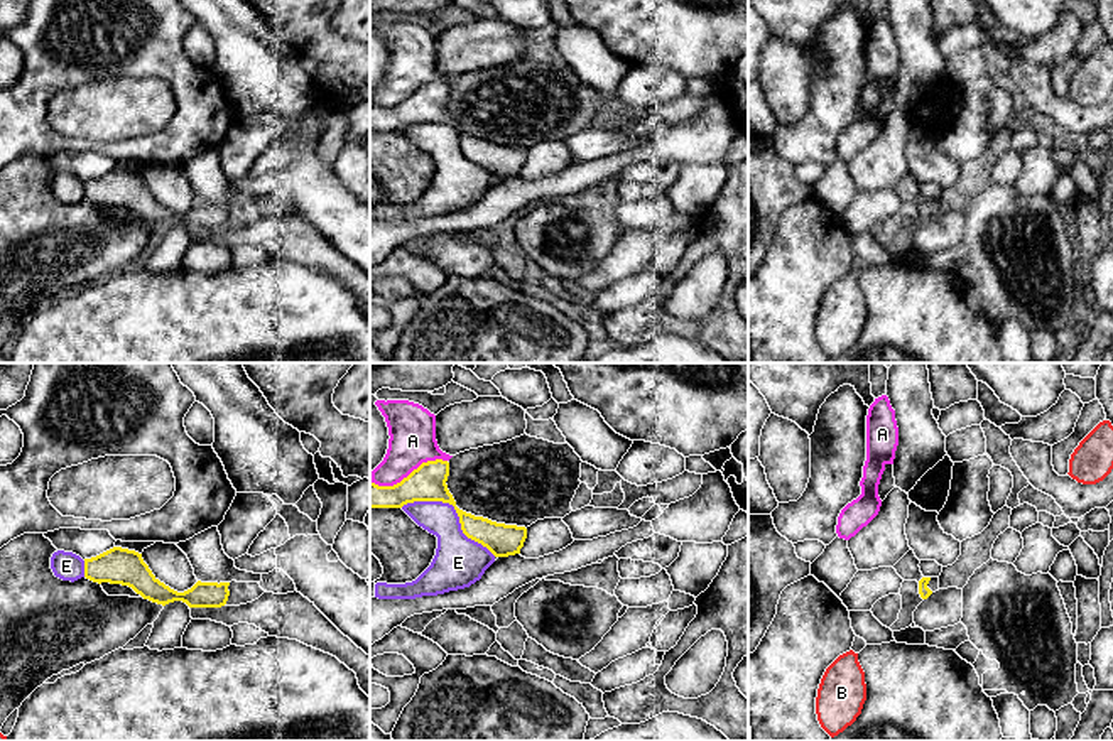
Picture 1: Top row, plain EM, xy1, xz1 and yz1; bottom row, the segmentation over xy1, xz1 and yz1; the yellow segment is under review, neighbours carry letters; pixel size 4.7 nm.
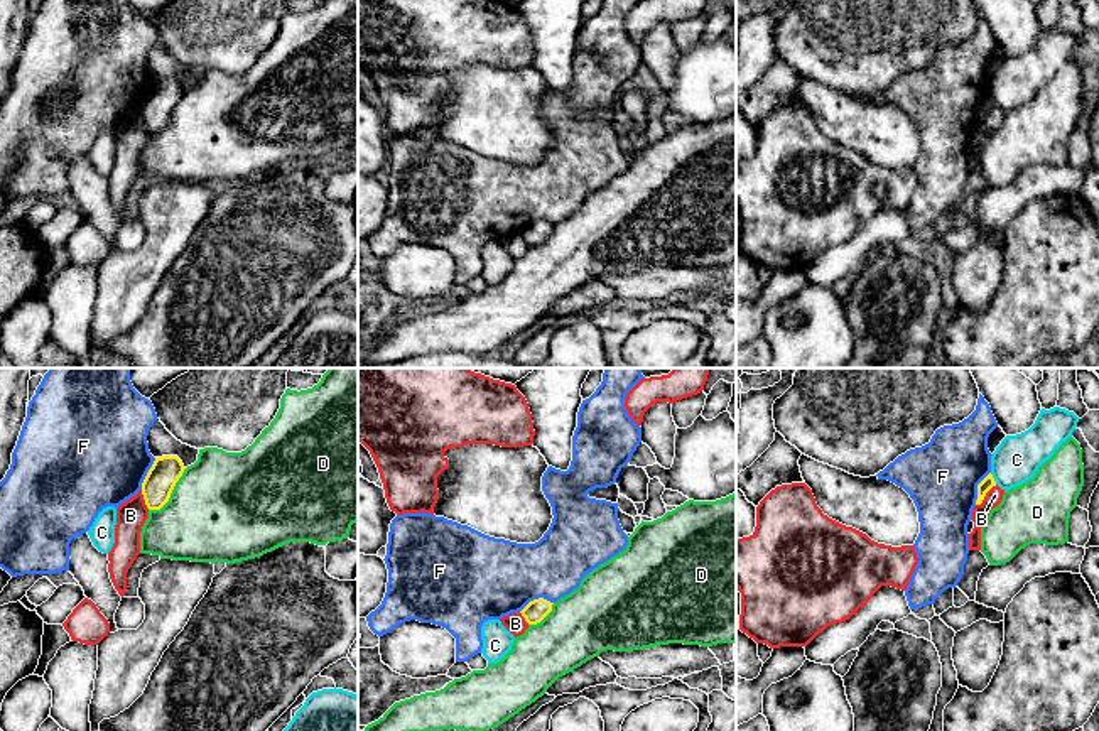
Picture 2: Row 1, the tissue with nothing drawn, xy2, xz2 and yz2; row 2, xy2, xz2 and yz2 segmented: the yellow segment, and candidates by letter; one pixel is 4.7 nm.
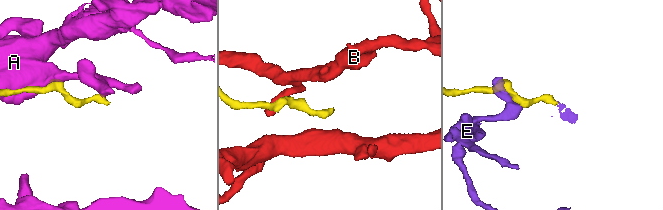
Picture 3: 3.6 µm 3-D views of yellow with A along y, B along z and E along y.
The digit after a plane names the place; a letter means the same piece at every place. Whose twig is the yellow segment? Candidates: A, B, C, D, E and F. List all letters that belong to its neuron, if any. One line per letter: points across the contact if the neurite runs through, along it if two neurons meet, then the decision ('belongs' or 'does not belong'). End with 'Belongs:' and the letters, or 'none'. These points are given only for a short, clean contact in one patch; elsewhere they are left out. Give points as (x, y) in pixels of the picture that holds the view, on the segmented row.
A: does not belong
B: along yz2 (996, 485), (976, 505) | does not belong
C: along yz2 (990, 473), (996, 483) | does not belong
D: does not belong
E: does not belong
F: along xz2 (552, 601), (534, 598), (520, 611) | does not belong
Belongs: none

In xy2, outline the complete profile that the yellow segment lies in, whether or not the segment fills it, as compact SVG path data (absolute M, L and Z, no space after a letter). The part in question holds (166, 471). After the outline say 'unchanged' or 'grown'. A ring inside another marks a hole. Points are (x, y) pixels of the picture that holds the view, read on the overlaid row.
M177 456L155 458L142 483L142 495L149 510L160 510L169 501L184 469Z; unchanged

